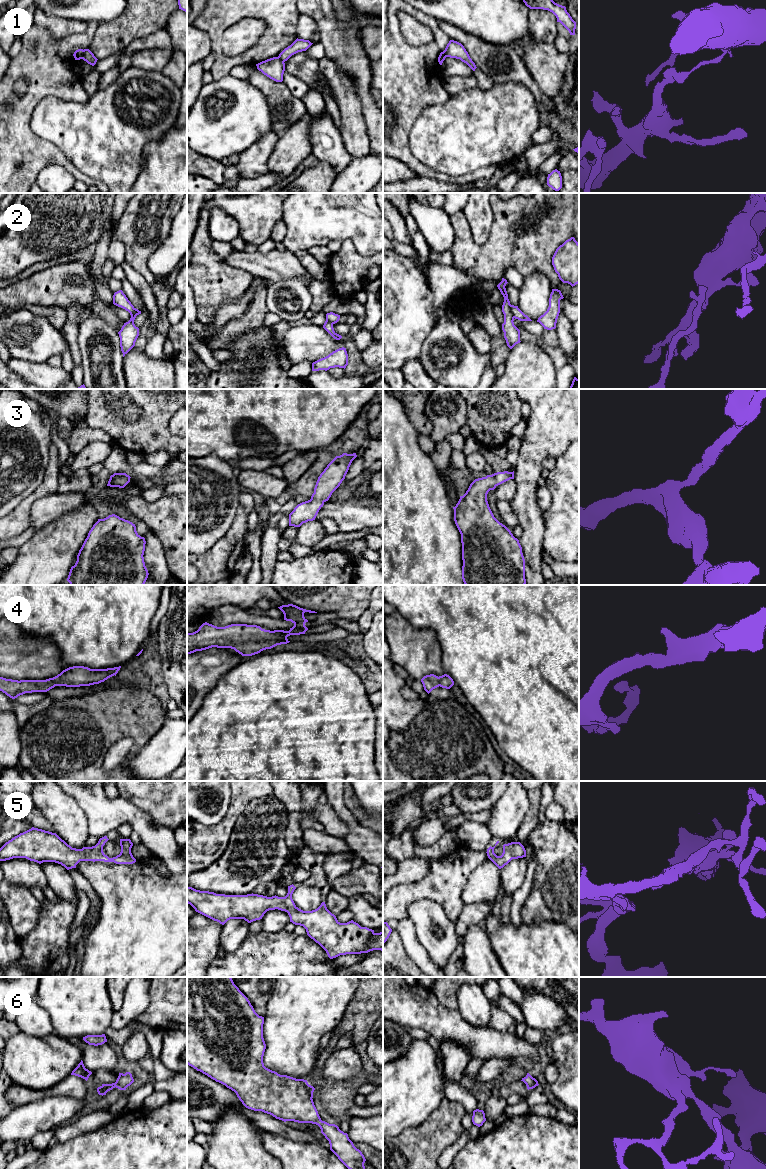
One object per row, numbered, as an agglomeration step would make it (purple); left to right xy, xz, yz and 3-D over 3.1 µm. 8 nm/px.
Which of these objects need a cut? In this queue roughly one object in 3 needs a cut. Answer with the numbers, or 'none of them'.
1, 2

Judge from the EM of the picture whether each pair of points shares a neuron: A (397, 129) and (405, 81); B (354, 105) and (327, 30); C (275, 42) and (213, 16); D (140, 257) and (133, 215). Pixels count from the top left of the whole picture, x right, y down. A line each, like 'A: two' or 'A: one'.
A: one
B: two
C: one
D: one

